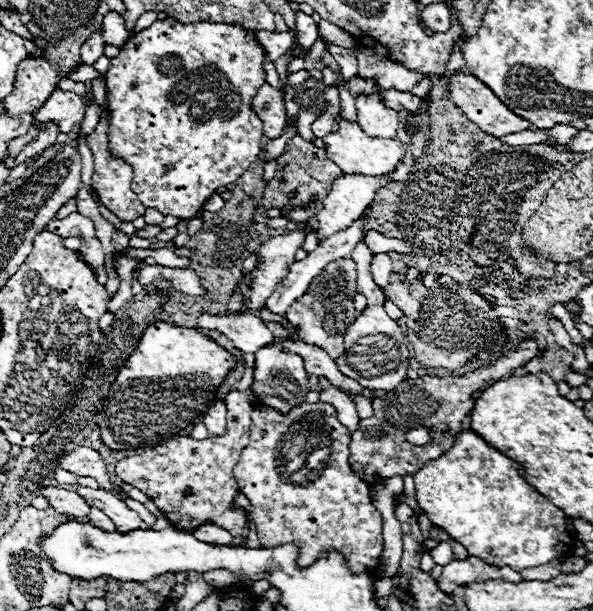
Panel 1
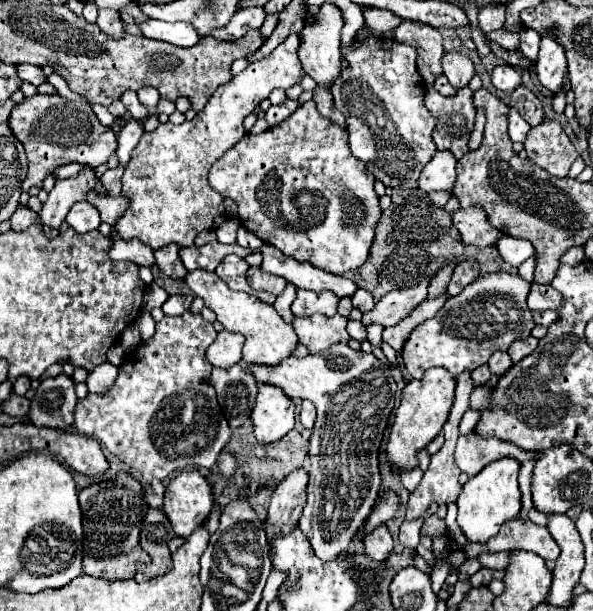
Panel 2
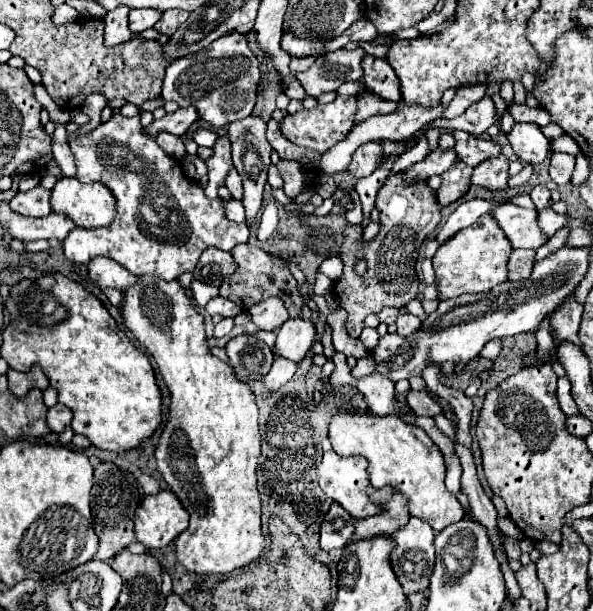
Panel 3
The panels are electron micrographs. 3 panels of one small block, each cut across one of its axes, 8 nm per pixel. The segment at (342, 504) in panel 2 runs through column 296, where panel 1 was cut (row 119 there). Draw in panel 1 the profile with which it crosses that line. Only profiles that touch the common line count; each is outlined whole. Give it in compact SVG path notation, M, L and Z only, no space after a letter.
M358 96L356 110L358 110L358 124L368 136L396 138L398 116L394 110L386 108L376 96Z

